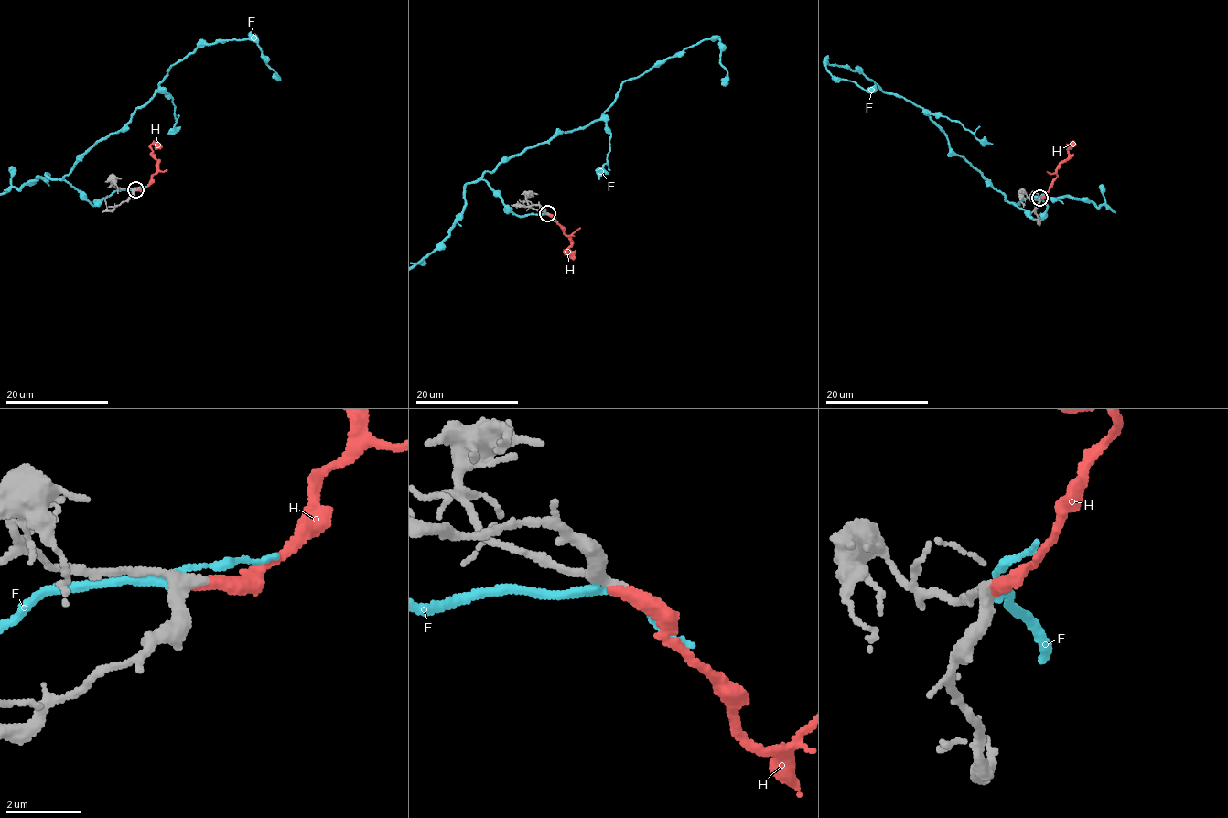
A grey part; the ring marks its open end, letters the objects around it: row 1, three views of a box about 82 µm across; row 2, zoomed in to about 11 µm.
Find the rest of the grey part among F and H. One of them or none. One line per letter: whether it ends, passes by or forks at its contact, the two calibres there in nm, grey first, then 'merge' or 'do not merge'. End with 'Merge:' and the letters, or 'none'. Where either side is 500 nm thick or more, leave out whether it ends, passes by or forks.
F: it passes by | 320/220 nm | do not merge
H: it ends | 320/360 nm | merge
Merge: H

